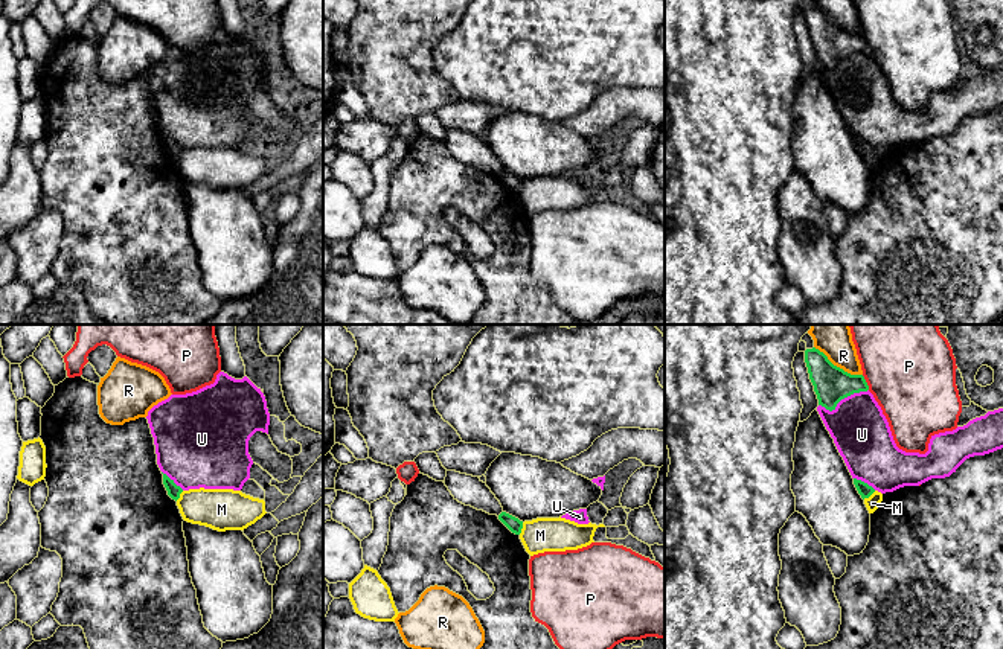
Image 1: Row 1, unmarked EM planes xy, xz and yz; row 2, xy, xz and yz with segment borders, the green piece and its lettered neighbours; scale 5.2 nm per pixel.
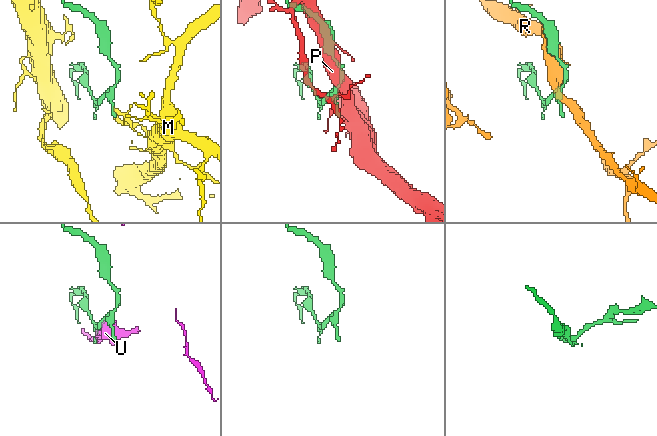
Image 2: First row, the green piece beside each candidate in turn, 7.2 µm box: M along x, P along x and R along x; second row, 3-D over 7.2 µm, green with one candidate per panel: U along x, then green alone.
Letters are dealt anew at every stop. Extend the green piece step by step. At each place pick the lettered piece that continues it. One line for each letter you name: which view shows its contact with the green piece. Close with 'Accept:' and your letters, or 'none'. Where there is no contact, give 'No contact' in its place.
Accept: none

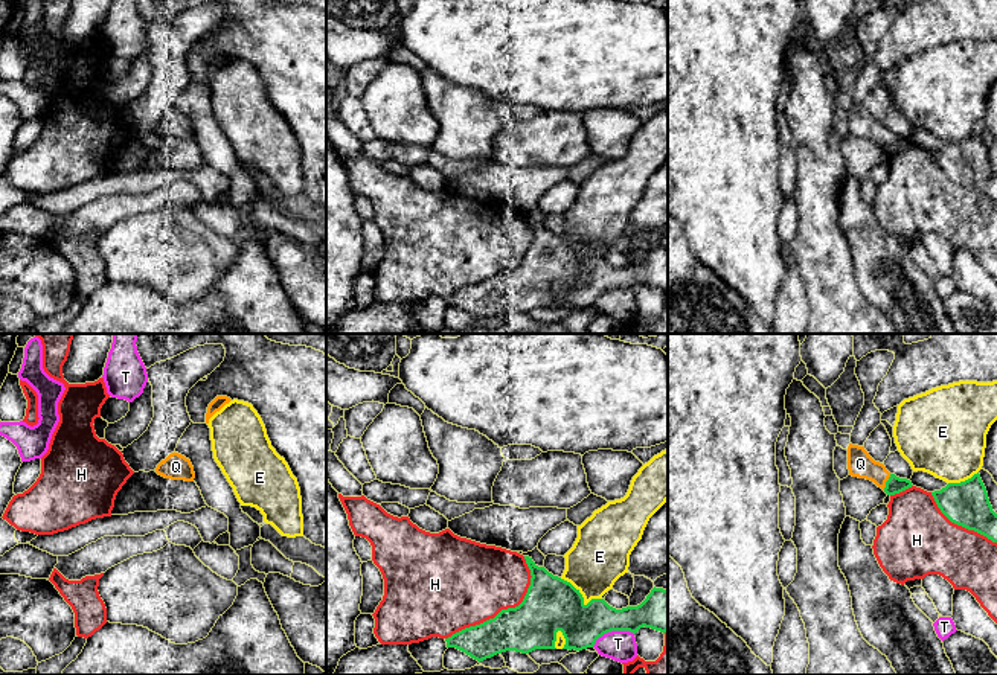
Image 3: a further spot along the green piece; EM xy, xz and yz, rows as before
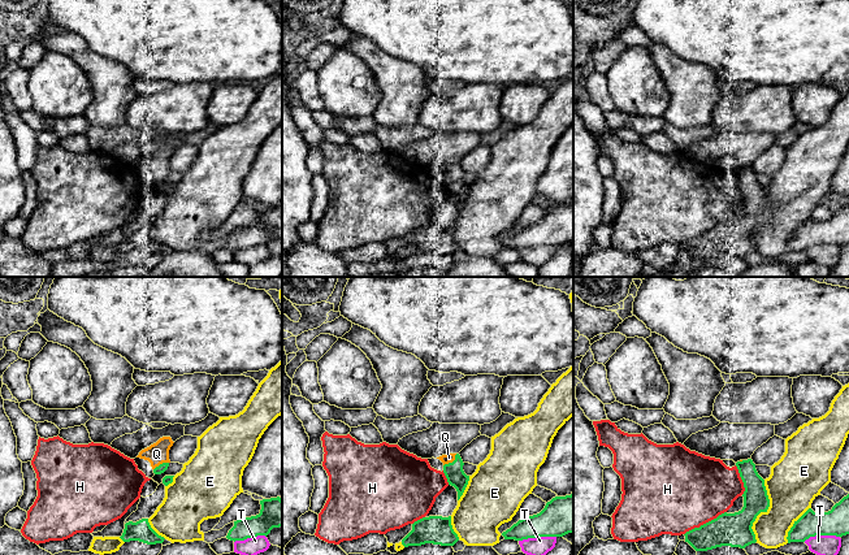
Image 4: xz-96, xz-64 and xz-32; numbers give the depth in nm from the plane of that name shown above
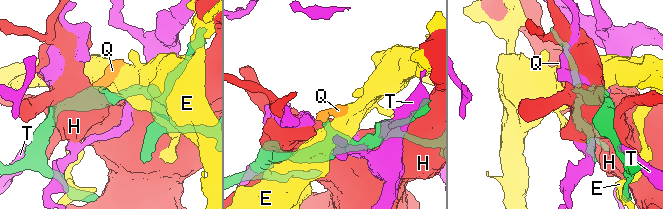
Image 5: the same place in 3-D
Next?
Q: Touches green in yz
Accept: Q

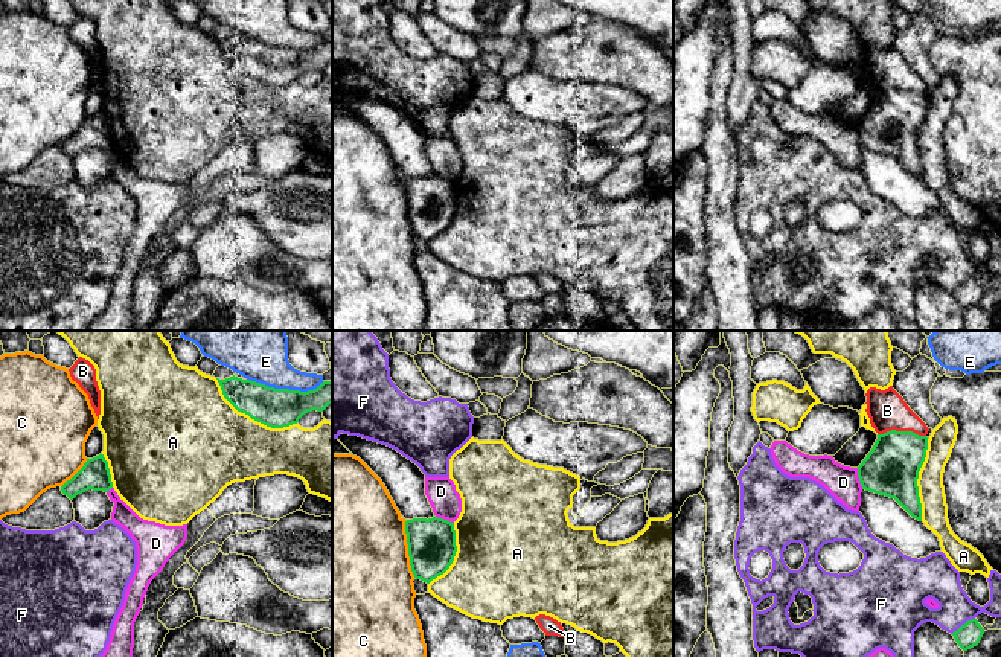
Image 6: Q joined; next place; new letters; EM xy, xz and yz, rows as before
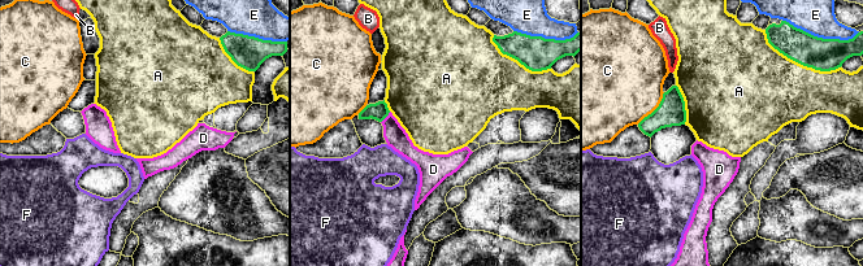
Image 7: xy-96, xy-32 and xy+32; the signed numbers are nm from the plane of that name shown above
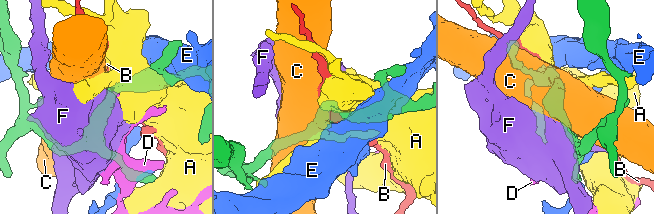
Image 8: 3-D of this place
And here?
Accept: none

